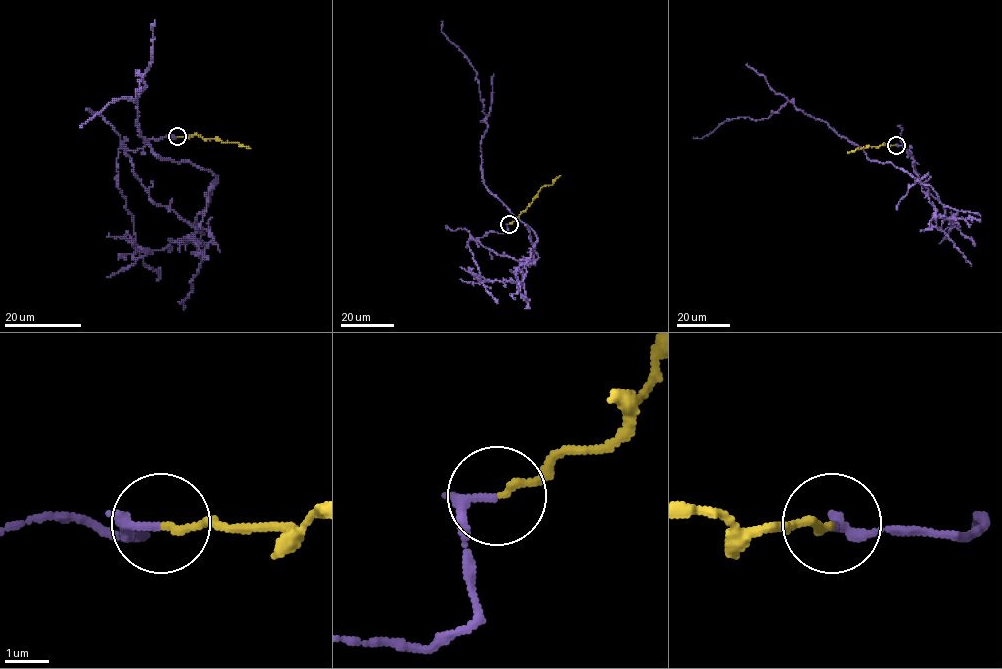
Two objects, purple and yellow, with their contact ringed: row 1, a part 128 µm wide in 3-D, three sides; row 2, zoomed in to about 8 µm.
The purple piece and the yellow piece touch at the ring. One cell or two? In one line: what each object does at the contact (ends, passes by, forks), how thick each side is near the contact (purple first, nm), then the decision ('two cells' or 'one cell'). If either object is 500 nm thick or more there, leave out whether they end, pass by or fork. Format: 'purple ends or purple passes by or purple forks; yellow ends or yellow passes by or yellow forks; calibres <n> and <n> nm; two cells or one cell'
purple ends; yellow ends; calibres 220 and 160 nm; two cells

